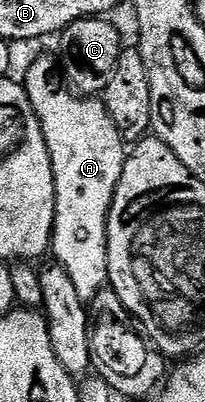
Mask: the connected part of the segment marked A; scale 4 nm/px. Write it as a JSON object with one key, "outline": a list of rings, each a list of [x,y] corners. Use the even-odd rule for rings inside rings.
{"outline":[[[40,58],[29,68],[28,75],[22,78],[22,85],[28,91],[30,104],[42,124],[46,148],[50,152],[50,164],[54,168],[56,211],[50,250],[53,255],[56,253],[55,261],[66,268],[78,296],[82,296],[82,300],[88,304],[99,290],[108,286],[108,213],[118,188],[118,180],[122,180],[126,139],[99,97],[81,96],[68,88],[63,90],[58,83],[52,82],[51,74],[51,60]]]}

